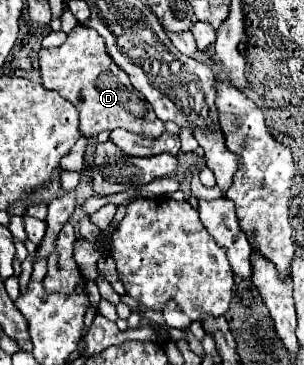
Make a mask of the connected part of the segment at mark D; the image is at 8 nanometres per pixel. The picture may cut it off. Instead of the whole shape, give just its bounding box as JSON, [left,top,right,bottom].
[39,25,165,139]

